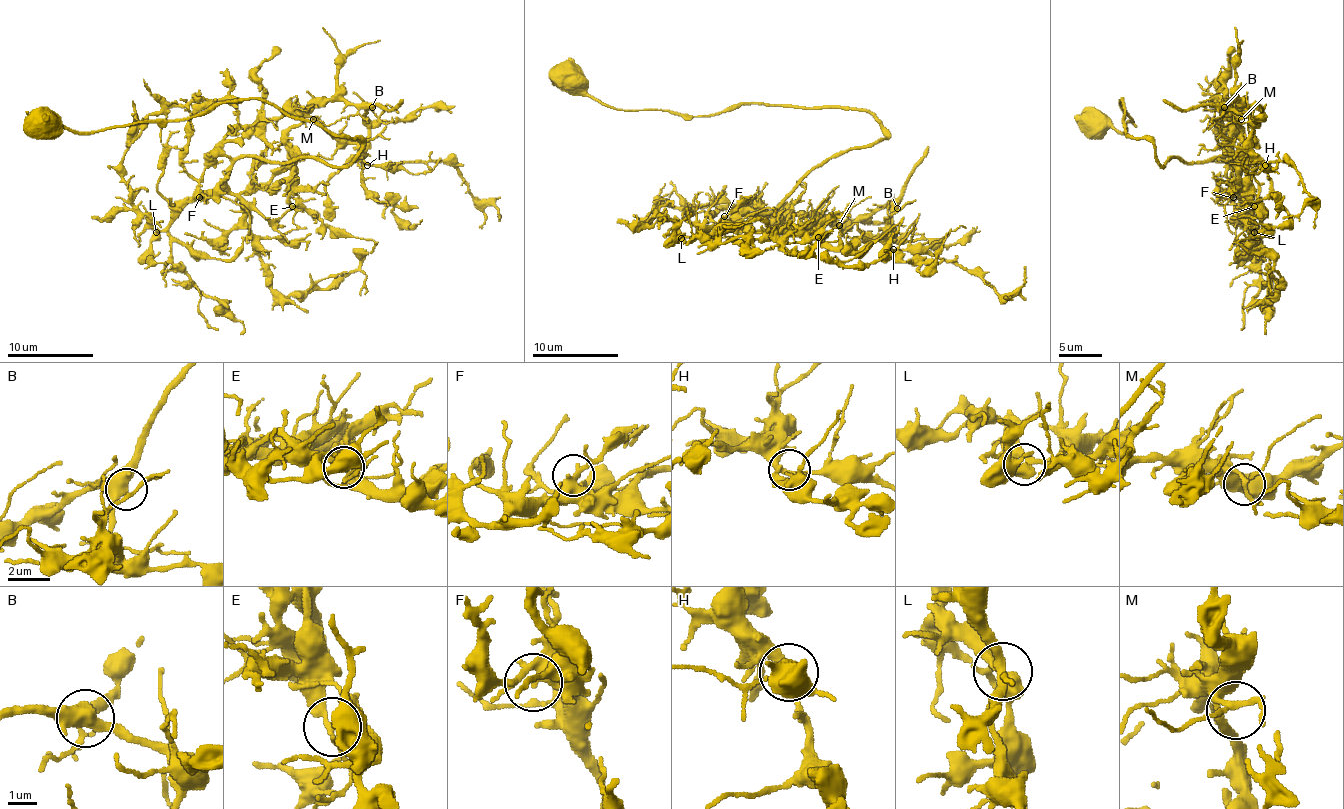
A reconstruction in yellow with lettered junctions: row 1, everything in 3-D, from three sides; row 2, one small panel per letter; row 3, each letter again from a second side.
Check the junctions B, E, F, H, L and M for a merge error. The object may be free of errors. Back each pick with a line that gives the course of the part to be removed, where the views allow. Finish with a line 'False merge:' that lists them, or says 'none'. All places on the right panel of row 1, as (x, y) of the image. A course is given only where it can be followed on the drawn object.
E: foreign part runs (1254, 206), (1237, 117), (1254, 130), (1250, 145), (1267, 165), (1287, 161), (1313, 197), (1282, 219)
False merge: E

